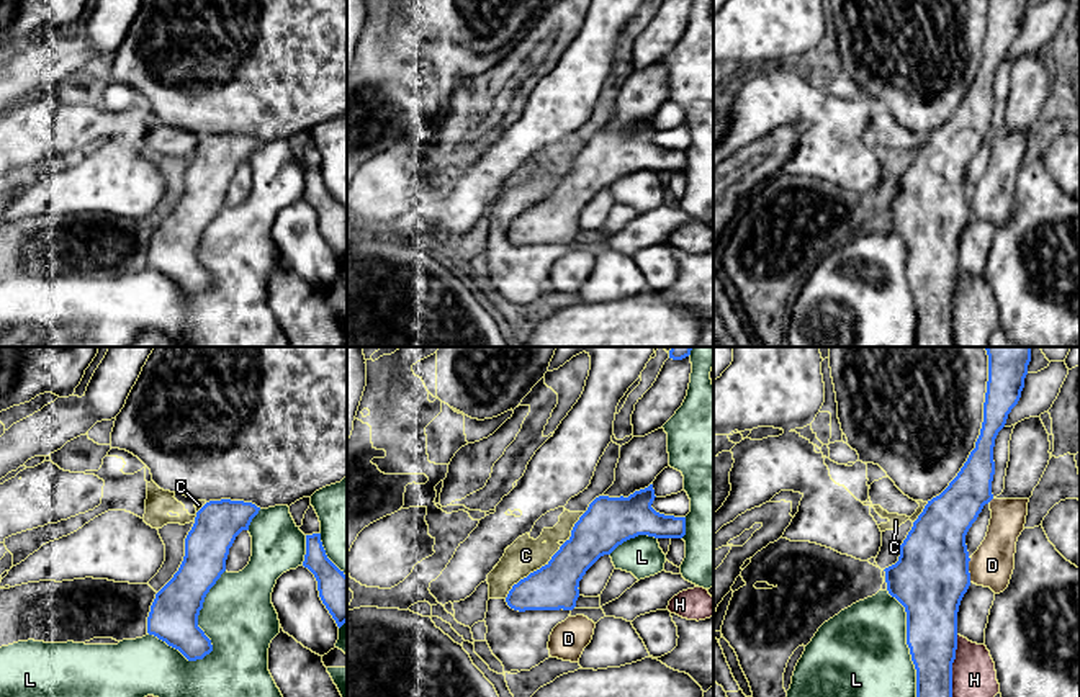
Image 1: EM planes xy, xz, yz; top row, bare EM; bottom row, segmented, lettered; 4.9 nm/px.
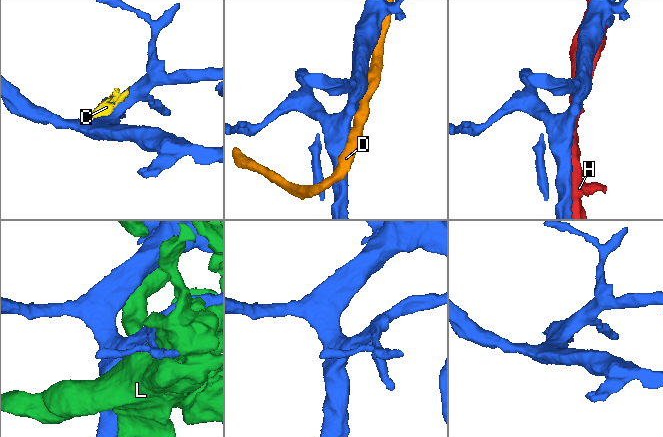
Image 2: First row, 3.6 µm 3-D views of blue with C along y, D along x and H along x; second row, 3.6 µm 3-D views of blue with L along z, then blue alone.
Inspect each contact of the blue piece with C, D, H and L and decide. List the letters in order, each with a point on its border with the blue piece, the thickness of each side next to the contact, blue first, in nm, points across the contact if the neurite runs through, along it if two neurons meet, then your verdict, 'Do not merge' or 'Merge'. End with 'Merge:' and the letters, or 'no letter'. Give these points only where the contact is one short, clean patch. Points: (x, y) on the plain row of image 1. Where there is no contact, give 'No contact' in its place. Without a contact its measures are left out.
C: Touches blue at xz (534, 205). Thickness 220 nm (blue) against 180 nm. Do not merge
D: Touches blue at yz (967, 203). Thickness 360 nm (blue) against 220 nm. Do not merge
H: Touches blue at yz (951, 308). Thickness 260 nm (blue) against 220 nm. Do not merge
L: Touches blue at xy (210, 275). Thickness 240 nm (blue) against 400 nm. Do not merge
Merge: no letter

